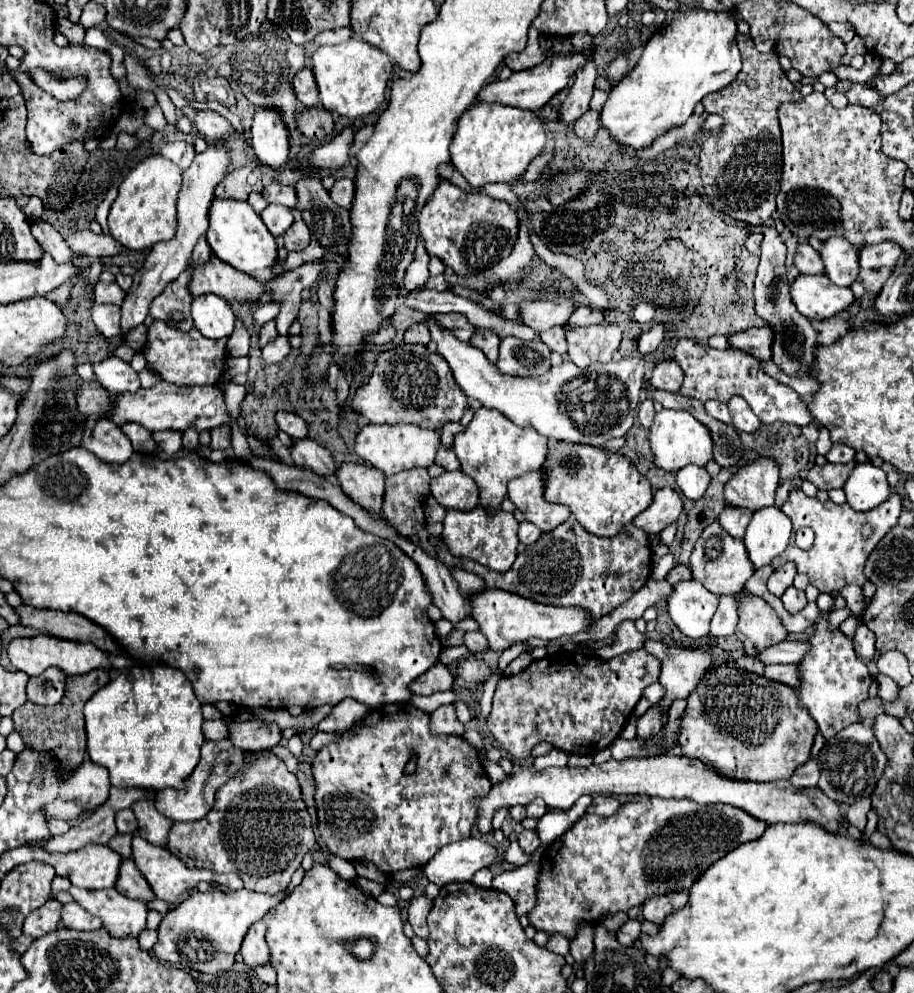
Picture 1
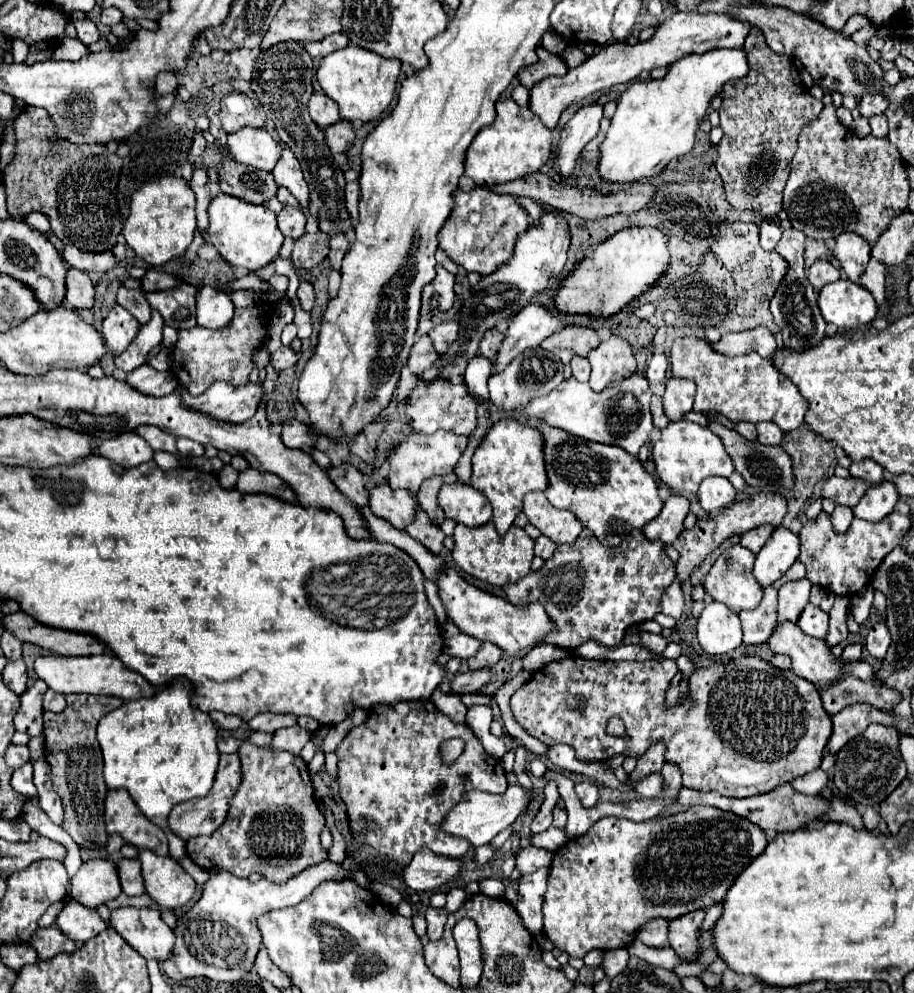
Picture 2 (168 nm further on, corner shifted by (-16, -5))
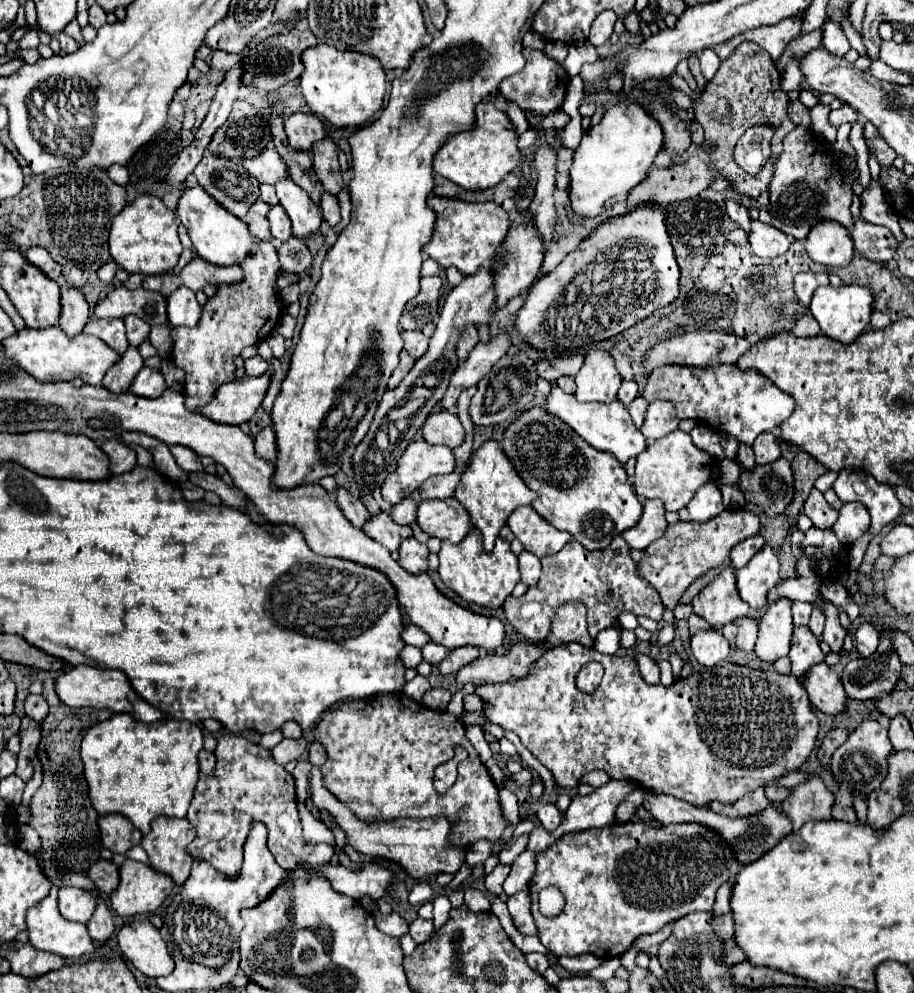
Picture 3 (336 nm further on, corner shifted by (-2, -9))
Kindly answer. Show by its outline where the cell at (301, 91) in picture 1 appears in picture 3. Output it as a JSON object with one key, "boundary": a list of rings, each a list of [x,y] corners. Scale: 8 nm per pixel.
{"boundary":[[[294,113],[284,121],[288,145],[294,151],[308,151],[312,145],[326,137],[324,123],[312,113]]]}

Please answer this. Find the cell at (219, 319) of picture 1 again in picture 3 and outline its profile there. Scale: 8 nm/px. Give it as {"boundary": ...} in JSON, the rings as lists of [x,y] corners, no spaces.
{"boundary":[[[178,287],[168,299],[166,299],[166,313],[168,323],[172,327],[194,327],[200,319],[202,307],[196,301],[196,293],[188,287]]]}

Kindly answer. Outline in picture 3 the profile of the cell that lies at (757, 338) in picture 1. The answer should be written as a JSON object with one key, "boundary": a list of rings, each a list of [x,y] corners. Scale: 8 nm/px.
{"boundary":[[[692,331],[684,333],[672,339],[666,339],[652,349],[646,351],[642,359],[644,373],[650,375],[654,369],[664,367],[664,365],[688,365],[688,367],[712,367],[712,365],[722,365],[722,363],[736,363],[740,355],[744,355],[750,349],[750,343],[744,337],[738,337],[728,331],[712,331],[712,333],[702,333],[702,331]]]}

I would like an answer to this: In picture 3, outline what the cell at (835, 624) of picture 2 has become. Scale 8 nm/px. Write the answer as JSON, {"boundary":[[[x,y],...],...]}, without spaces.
{"boundary":[[[828,603],[824,607],[824,615],[826,615],[826,627],[824,627],[824,635],[822,639],[830,645],[832,651],[840,653],[842,645],[844,645],[844,637],[846,637],[846,629],[840,625],[838,621],[838,607],[834,603]]]}

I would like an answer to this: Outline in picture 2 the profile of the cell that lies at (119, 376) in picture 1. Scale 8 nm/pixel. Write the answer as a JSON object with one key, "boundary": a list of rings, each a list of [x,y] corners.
{"boundary":[[[142,365],[136,367],[132,373],[126,375],[126,383],[130,387],[134,387],[136,391],[142,391],[144,395],[168,395],[178,387],[178,379],[172,373],[160,373],[156,369],[152,369],[150,365]]]}

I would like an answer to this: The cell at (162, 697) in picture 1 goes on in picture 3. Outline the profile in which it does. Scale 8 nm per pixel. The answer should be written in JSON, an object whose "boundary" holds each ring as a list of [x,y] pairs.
{"boundary":[[[118,713],[118,715],[112,715],[108,721],[102,721],[102,723],[96,723],[94,727],[90,727],[82,739],[82,747],[80,747],[80,757],[82,757],[82,763],[84,763],[84,777],[86,777],[86,783],[88,783],[88,795],[90,795],[90,803],[92,807],[96,809],[98,815],[124,815],[126,819],[130,819],[130,823],[140,829],[144,835],[150,833],[150,821],[160,817],[160,815],[166,815],[166,817],[186,817],[186,811],[188,811],[188,805],[190,805],[190,799],[194,797],[194,783],[198,783],[198,773],[200,773],[200,765],[198,765],[198,751],[202,749],[202,729],[196,725],[196,723],[190,723],[190,721],[176,721],[176,719],[170,719],[170,721],[158,721],[158,723],[152,723],[152,725],[146,725],[146,723],[136,723],[130,715],[126,713]]]}

